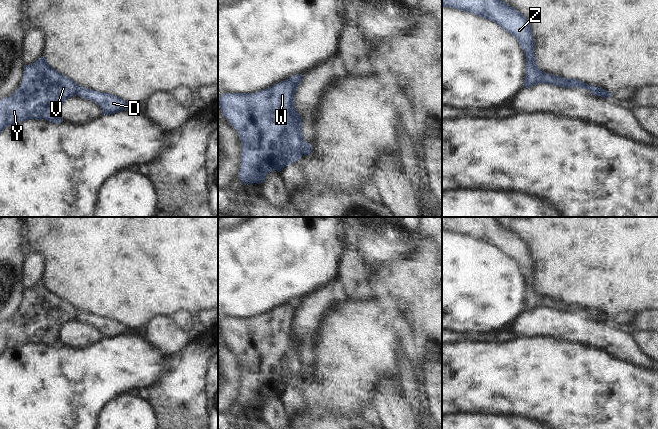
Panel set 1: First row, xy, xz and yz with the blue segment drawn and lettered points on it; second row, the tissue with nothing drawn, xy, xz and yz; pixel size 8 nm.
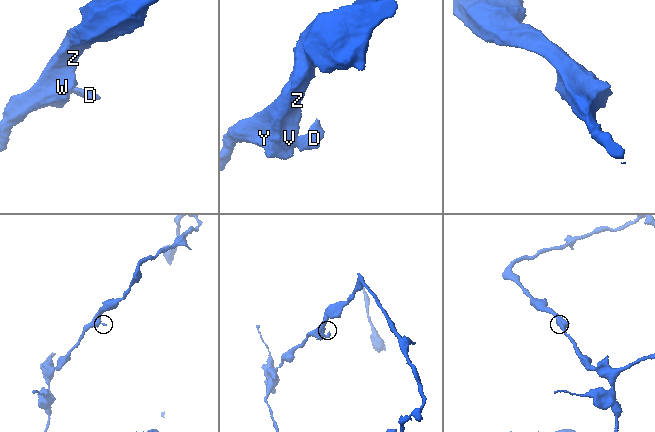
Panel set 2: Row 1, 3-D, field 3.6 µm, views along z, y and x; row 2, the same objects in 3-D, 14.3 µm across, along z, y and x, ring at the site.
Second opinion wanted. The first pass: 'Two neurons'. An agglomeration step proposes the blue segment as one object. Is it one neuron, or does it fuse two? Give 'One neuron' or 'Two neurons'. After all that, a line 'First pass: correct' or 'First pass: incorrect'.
Two neurons.
First pass: correct

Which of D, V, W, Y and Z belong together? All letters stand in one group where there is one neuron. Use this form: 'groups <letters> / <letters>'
groups D / V W Y Z

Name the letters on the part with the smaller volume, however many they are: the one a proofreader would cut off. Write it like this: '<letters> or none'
D

